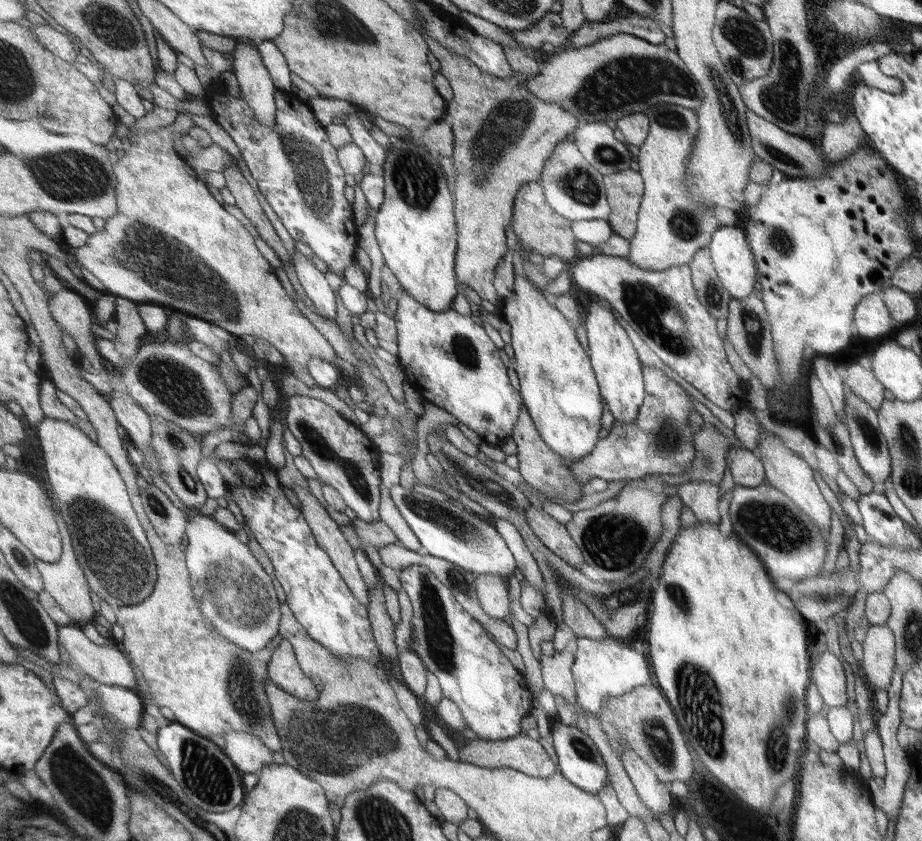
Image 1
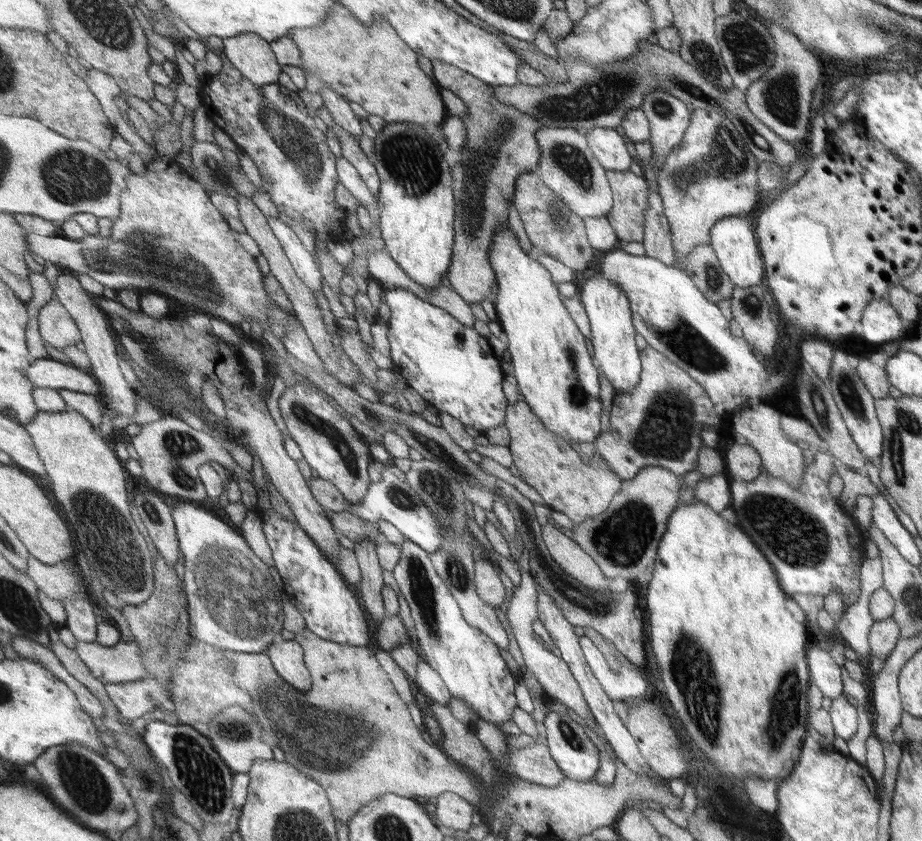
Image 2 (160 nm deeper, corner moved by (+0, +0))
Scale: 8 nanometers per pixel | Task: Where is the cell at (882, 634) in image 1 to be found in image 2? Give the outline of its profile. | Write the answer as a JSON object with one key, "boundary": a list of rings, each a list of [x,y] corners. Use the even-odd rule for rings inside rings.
{"boundary":[[[891,617],[874,621],[868,632],[870,658],[877,656],[877,658],[885,660],[899,639],[900,627]]]}

